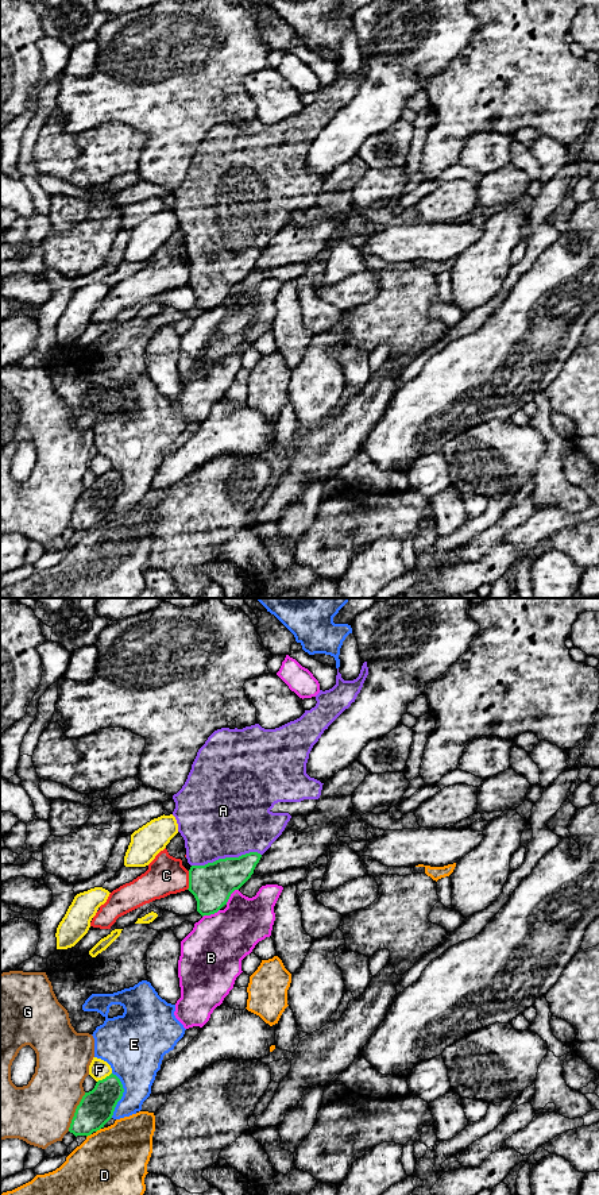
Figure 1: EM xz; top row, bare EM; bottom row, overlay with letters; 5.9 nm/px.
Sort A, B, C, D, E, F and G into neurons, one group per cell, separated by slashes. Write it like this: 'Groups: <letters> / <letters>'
Groups: A / B / C / D / E / F / G

